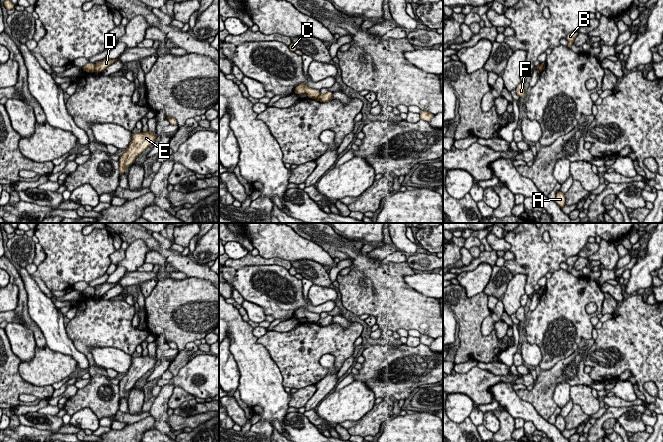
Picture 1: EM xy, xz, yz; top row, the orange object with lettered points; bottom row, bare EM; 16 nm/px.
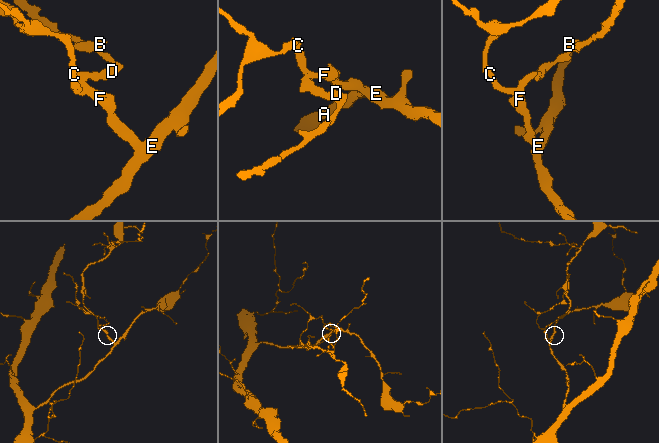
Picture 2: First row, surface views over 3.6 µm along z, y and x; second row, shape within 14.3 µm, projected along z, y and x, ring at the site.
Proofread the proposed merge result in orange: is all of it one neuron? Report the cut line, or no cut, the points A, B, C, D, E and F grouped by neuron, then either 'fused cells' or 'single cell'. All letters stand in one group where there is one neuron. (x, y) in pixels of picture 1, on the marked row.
cut xy (94, 65), (95, 70); groups A C E F / B D; fused cells

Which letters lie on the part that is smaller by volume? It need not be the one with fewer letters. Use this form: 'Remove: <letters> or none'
Remove: B, D

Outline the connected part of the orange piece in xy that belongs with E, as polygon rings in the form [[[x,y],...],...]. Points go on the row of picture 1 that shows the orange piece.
[[[149,130],[132,134],[132,140],[128,148],[119,158],[120,176],[125,173],[126,168],[131,166],[136,158],[150,145],[156,142],[157,135]]]

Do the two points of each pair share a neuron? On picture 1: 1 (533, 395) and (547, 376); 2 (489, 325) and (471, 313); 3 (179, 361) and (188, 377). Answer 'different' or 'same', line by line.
1: same
2: different
3: different

